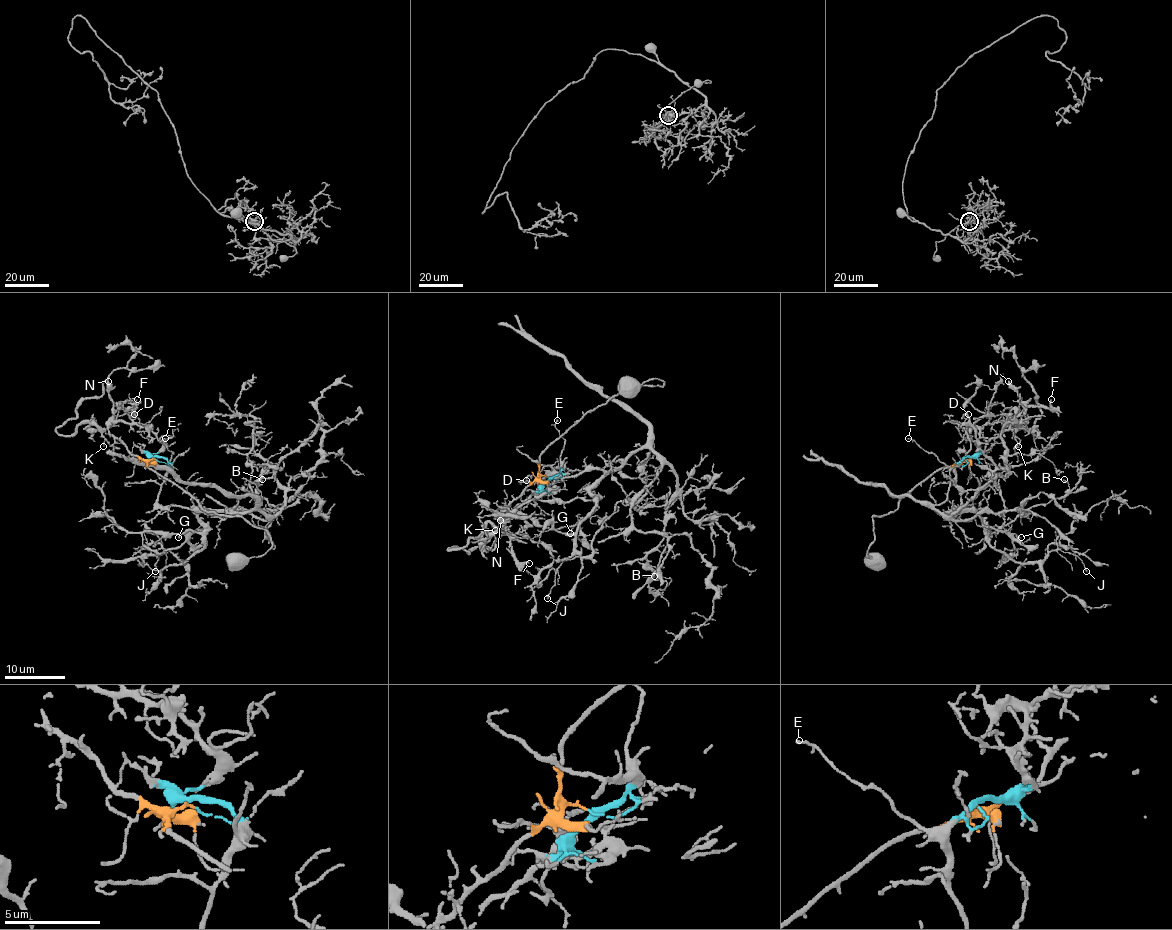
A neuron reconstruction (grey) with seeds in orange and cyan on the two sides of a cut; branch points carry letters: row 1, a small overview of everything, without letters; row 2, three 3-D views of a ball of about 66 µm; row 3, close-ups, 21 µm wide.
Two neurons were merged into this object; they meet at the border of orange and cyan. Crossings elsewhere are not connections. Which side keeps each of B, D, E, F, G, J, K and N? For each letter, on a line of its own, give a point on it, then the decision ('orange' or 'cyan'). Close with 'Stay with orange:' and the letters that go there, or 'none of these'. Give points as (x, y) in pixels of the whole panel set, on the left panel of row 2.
B: place (262, 479); cyan
D: place (134, 414); orange
E: place (165, 438); cyan
F: place (137, 399); orange
G: place (178, 537); cyan
J: place (155, 571); cyan
K: place (103, 446); orange
N: place (108, 381); orange
Stay with orange: D, F, K, N

